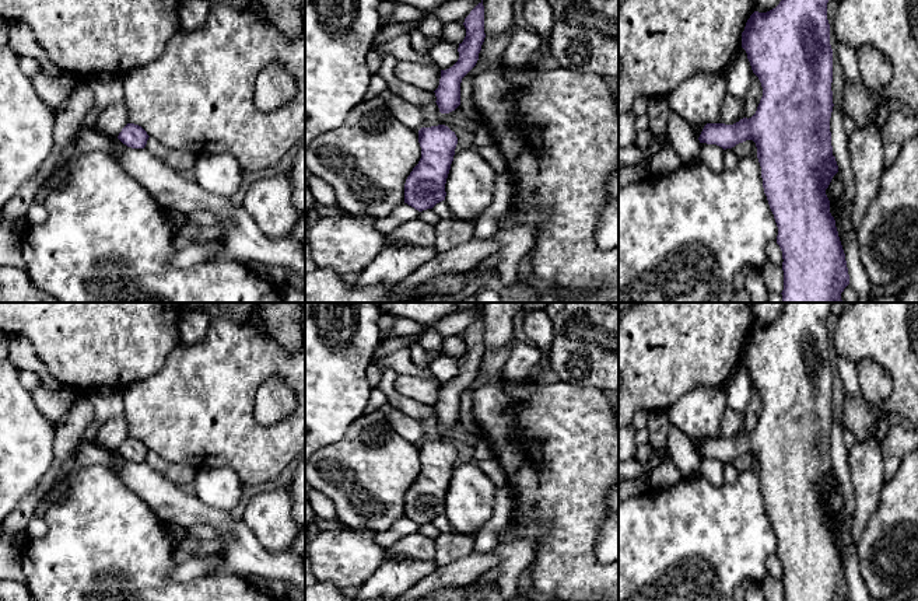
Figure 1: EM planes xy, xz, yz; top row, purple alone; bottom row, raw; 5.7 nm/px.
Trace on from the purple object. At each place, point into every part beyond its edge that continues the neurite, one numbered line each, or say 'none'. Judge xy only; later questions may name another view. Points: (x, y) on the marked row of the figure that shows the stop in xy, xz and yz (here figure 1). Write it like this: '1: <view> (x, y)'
none

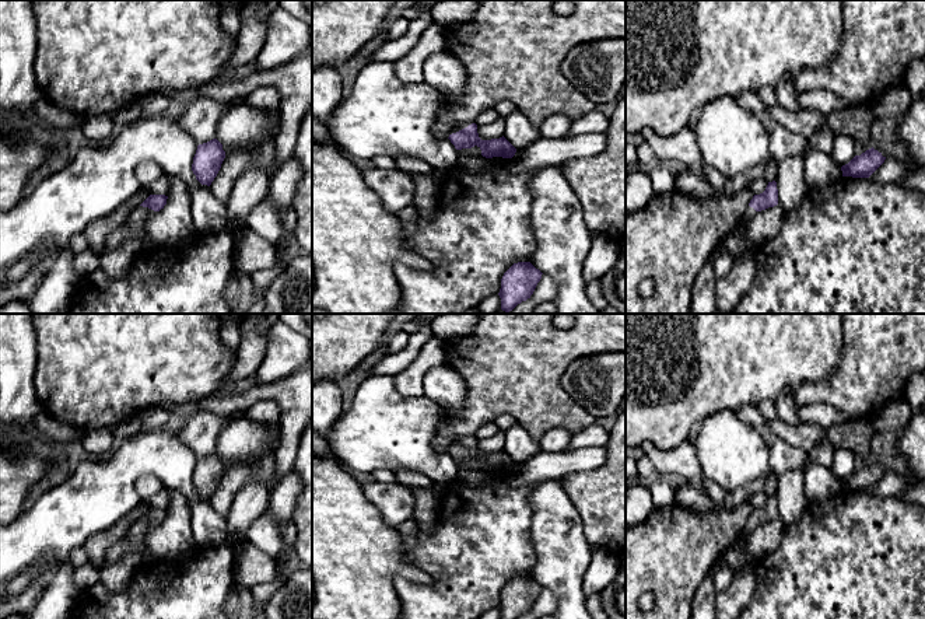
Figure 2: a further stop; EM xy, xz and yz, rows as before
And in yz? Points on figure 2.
1: yz (736, 242)

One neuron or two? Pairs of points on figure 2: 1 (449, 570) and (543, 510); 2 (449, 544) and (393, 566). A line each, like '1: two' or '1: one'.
1: two
2: two

